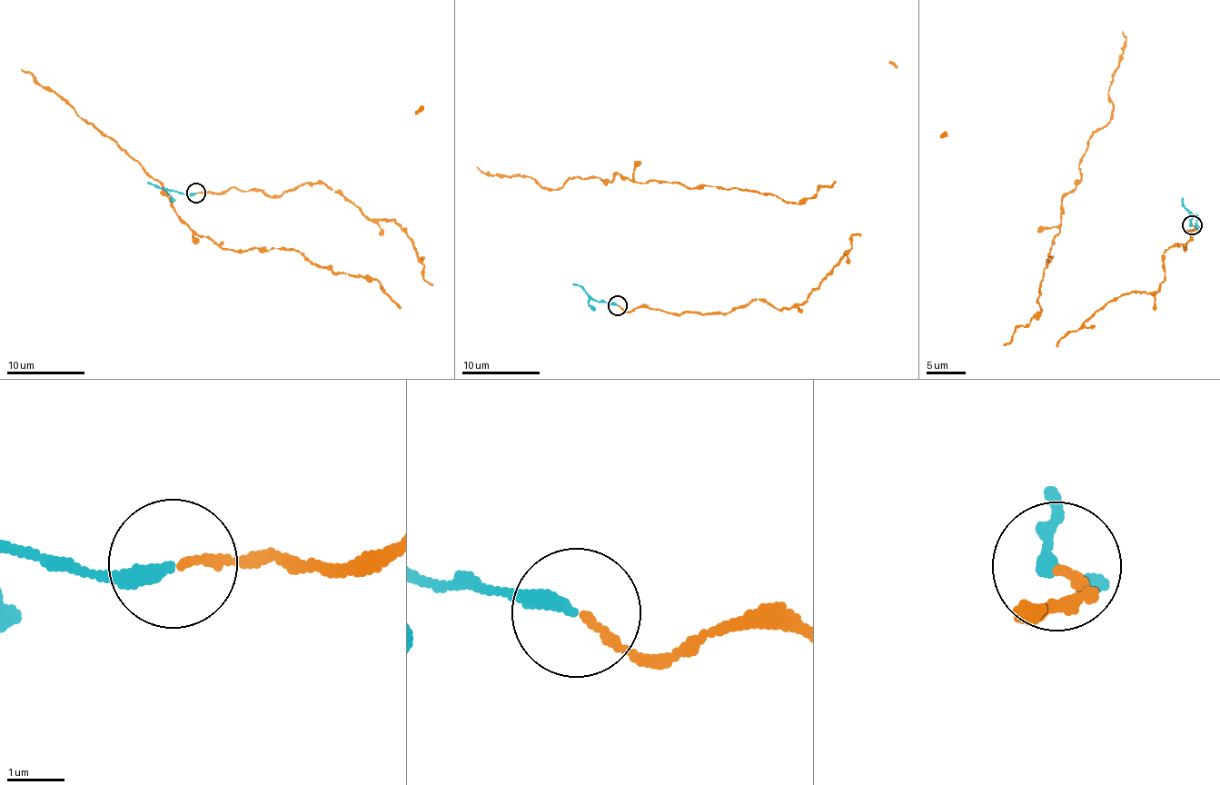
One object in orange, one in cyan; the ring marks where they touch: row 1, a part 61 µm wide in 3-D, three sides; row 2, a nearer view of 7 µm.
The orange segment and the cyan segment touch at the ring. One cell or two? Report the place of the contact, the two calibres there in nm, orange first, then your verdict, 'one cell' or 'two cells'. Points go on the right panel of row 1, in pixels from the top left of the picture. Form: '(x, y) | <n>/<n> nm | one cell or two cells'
(1192, 224) | 140/240 nm | one cell

